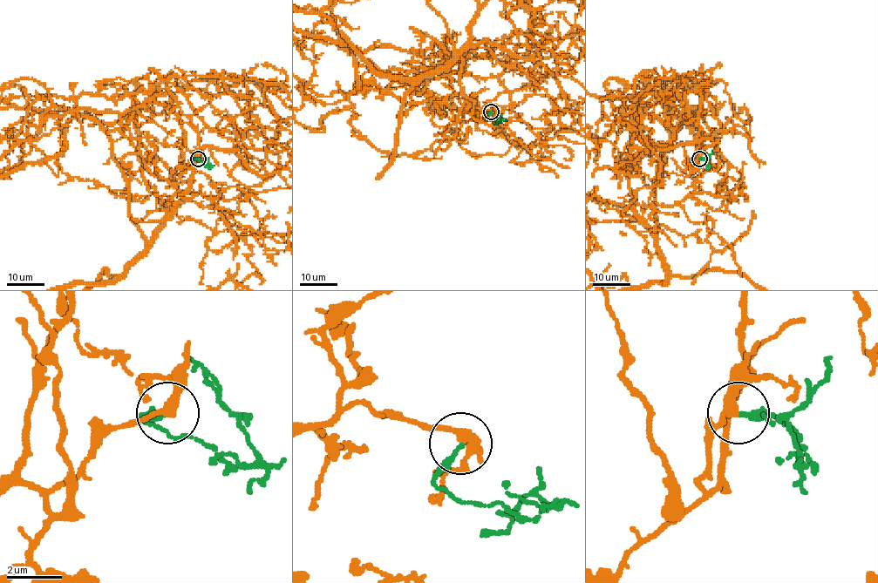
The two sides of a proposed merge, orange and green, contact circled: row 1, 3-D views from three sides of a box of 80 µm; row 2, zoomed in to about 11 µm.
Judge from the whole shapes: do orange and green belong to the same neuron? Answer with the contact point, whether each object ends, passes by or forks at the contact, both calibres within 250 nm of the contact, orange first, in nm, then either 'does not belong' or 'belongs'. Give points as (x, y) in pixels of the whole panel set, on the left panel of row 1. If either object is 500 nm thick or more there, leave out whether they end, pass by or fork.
(198, 159) | orange passes by | green ends | 320/240 nm | belongs

